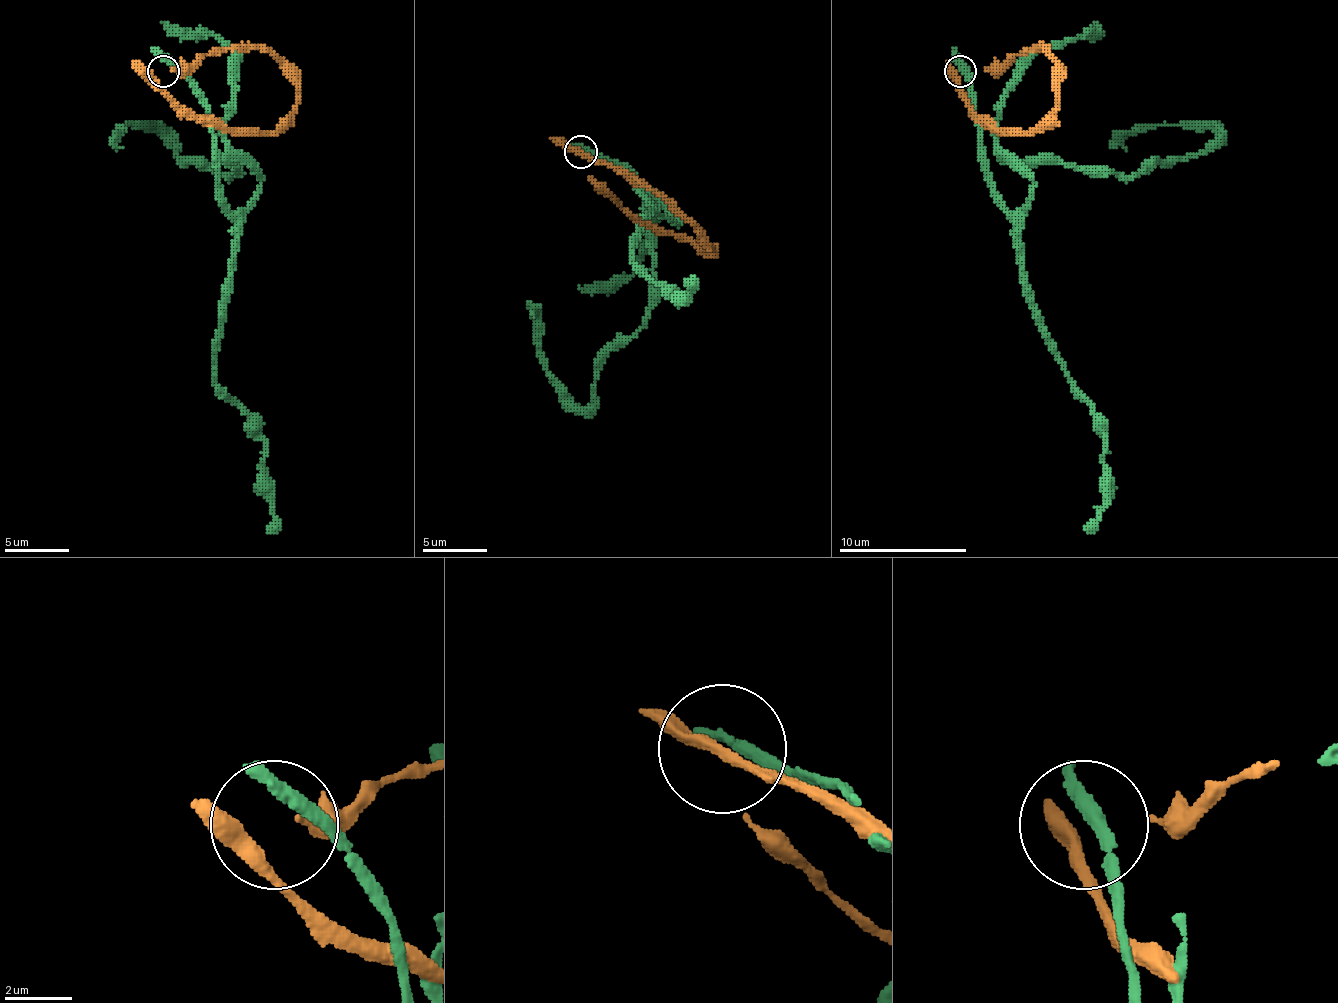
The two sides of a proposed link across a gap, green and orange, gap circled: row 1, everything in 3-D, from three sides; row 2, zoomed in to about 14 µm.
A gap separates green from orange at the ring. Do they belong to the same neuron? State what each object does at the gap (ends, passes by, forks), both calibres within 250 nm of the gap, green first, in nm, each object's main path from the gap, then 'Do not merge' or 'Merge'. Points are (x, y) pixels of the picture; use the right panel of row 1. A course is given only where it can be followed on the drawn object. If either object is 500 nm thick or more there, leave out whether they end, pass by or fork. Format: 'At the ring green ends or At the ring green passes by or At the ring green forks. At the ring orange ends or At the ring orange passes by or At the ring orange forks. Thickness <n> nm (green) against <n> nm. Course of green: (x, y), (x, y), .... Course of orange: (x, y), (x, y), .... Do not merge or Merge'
At the ring green passes by. At the ring orange passes by. Thickness 360 nm (green) against 400 nm. Course of green: (959, 64), (991, 192), (1011, 212), (1033, 183), (1007, 157), (1133, 176), (1216, 138), (1136, 125), (1110, 147). Course of orange: (959, 77), (969, 106), (991, 128), (1030, 131), (1056, 106), (1056, 70), (1043, 48), (1033, 48), (985, 67). Do not merge

